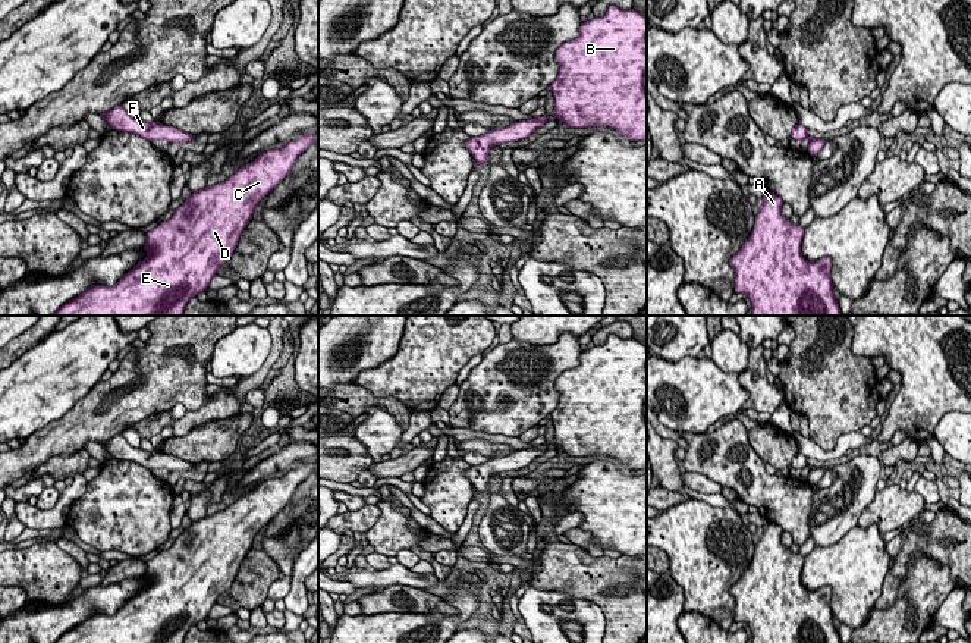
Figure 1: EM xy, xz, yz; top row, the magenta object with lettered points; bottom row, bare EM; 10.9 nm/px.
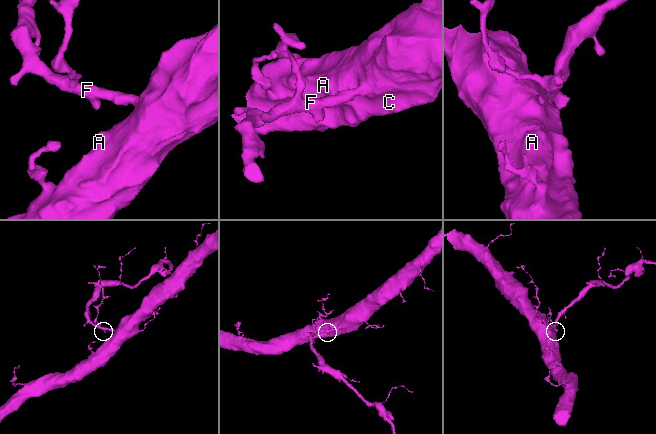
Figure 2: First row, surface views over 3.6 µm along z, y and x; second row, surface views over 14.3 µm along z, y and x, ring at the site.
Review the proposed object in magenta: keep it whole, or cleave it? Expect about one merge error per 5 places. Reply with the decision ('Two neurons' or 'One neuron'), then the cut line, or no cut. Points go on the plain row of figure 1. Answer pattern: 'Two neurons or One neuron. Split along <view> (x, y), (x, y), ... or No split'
One neuron. No split

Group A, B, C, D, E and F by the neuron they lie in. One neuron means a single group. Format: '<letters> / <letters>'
A B C D E F

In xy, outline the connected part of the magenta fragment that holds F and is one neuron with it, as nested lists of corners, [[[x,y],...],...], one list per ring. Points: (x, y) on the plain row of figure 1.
[[[119,433],[113,439],[100,443],[113,458],[132,461],[148,470],[169,470],[169,471],[188,471],[197,464],[188,462],[182,458],[166,455],[160,451],[144,451],[141,448],[133,448],[128,440]]]

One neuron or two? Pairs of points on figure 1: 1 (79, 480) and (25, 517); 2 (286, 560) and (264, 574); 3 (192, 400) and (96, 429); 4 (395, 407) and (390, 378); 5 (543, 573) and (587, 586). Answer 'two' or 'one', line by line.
1: one
2: two
3: one
4: two
5: one

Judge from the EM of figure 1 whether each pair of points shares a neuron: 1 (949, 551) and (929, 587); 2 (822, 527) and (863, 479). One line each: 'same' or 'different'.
1: different
2: same

